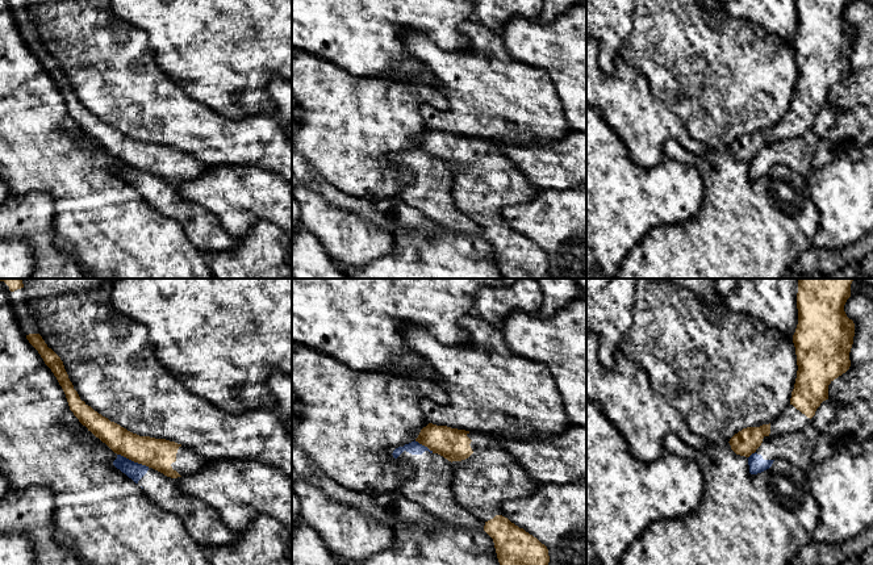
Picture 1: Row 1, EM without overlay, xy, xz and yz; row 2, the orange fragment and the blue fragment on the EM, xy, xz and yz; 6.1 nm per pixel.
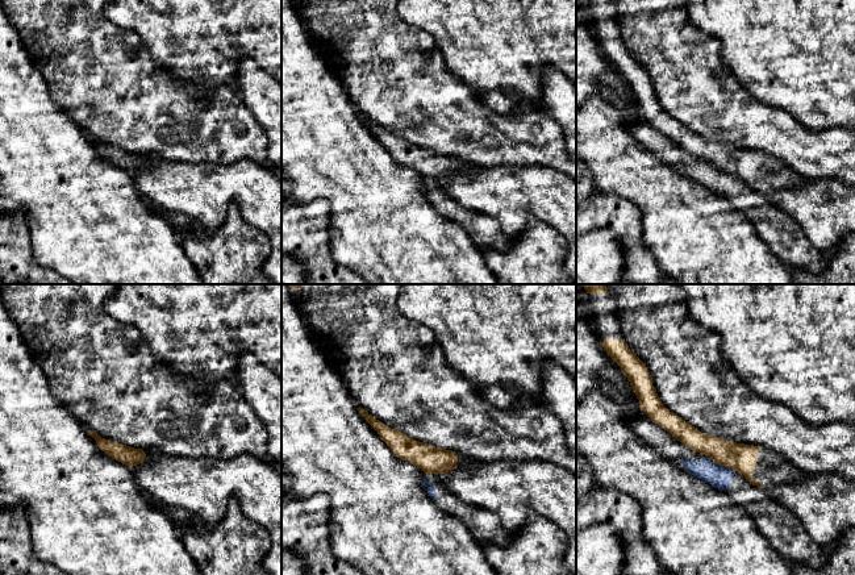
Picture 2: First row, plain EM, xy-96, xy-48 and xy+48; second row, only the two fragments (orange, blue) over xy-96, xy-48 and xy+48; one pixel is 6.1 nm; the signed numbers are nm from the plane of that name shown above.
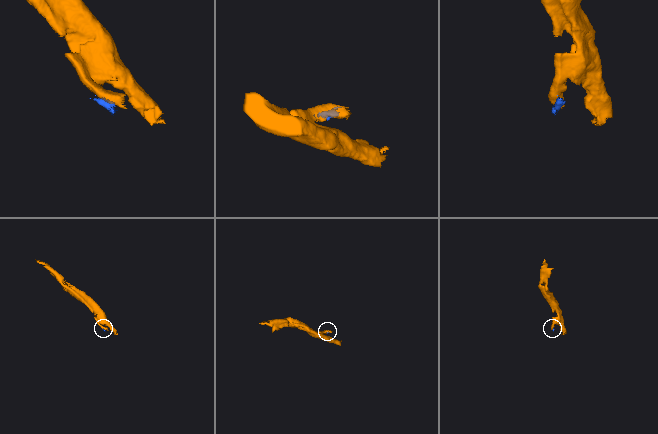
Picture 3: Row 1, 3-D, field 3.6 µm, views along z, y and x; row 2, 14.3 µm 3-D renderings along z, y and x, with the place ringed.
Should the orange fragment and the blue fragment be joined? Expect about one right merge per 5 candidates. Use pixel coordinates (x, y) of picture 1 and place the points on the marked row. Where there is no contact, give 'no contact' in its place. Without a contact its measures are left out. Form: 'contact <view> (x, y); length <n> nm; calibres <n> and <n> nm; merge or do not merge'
contact xy (133, 460); length 220 nm; calibres 190 and 110 nm; do not merge

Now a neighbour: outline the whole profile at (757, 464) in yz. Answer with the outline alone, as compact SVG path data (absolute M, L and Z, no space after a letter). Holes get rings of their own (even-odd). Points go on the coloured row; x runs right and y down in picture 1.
M813 424L802 431L781 436L764 436L761 445L748 457L749 473L757 474L769 469L774 460L782 459L805 473L813 468L813 452L820 436Z

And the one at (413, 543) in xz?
M401 522L392 528L392 548L362 562L337 560L341 565L500 565L493 539L481 528Z

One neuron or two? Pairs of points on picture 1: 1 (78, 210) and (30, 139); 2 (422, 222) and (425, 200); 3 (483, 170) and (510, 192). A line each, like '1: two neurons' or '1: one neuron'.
1: one neuron
2: two neurons
3: one neuron

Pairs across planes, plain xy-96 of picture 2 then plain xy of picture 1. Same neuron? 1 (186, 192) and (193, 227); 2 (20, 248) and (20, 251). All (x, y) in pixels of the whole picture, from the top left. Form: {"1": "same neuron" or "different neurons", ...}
{"1": "different neurons", "2": "different neurons"}

